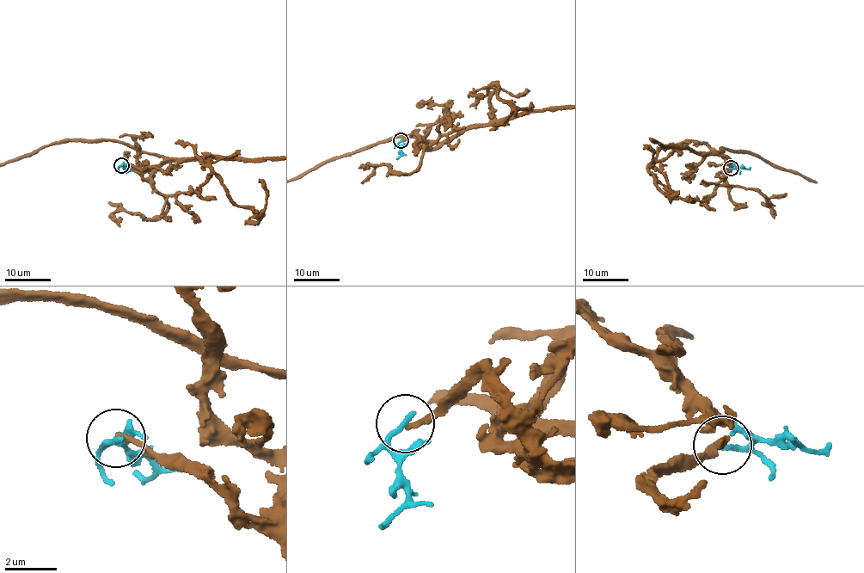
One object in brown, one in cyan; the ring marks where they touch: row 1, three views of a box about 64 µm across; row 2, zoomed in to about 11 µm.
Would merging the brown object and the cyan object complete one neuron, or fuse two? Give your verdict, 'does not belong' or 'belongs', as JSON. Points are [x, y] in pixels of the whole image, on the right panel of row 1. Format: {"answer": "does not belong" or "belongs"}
{"answer": "does not belong"}

